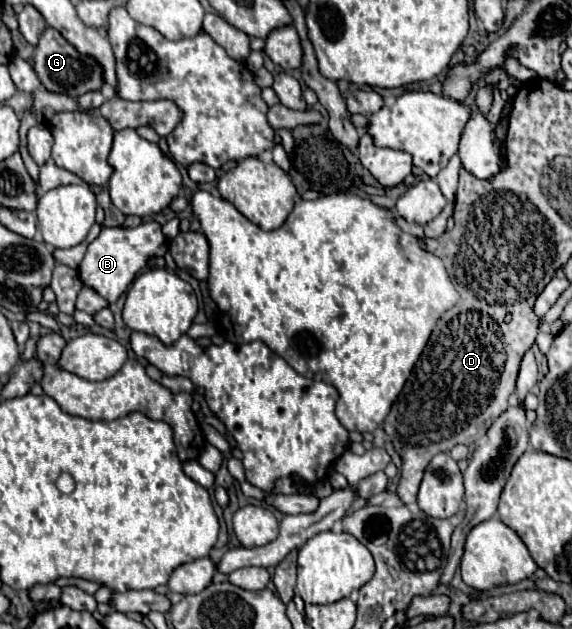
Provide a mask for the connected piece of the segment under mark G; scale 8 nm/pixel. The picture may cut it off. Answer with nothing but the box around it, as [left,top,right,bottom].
[33,27,105,97]

